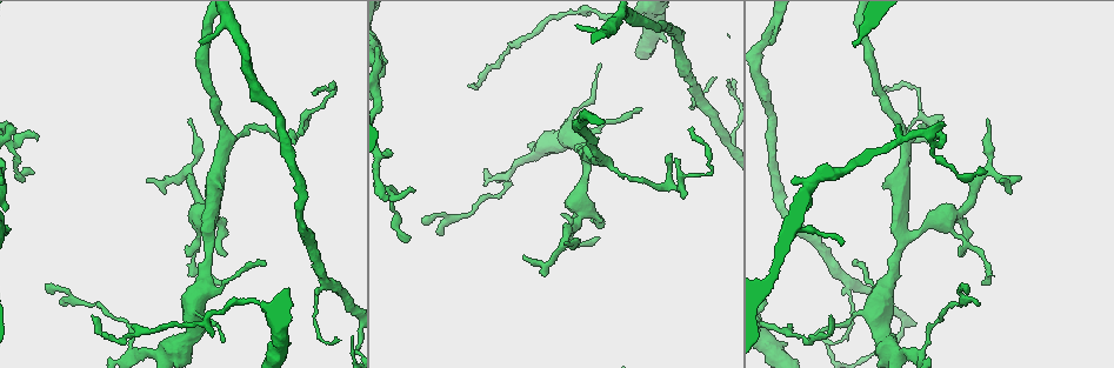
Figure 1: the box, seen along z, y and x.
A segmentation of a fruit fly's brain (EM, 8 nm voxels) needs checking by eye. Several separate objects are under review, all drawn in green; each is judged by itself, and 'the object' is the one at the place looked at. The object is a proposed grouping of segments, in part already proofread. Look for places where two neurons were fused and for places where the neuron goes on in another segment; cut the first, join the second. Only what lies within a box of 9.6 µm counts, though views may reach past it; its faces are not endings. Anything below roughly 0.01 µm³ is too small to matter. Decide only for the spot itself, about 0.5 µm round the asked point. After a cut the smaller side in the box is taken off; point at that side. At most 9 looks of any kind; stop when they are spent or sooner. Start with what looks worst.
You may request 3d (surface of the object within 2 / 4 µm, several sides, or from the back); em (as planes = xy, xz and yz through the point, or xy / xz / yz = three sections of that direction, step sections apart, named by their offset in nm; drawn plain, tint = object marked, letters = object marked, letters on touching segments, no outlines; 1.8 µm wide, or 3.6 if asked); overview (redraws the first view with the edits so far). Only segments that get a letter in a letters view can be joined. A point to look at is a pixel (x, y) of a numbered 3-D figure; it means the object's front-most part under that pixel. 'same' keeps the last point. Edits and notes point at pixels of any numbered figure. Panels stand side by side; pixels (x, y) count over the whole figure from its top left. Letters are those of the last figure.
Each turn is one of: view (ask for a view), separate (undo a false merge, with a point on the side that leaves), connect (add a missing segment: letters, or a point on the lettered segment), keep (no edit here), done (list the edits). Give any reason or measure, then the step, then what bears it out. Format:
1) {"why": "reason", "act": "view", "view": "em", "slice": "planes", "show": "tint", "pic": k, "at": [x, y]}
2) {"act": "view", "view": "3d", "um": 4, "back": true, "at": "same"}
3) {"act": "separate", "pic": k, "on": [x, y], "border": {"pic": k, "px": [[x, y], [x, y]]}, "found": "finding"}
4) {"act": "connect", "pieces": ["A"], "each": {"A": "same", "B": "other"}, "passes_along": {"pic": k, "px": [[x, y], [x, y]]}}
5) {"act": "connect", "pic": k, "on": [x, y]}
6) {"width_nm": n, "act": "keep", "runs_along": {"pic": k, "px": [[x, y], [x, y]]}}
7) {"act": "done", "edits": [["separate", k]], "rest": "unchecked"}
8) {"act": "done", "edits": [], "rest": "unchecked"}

{"why": "free end", "act": "view", "view": "em", "slice": "planes", "show": "letters", "pic": 1, "at": [93, 316]}

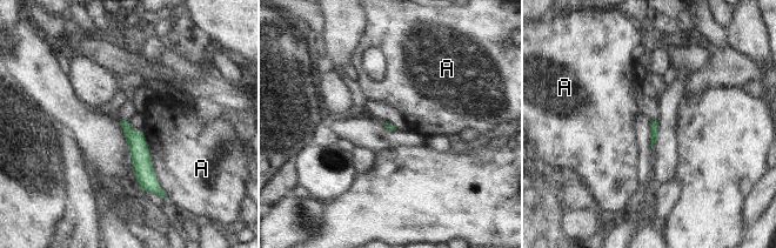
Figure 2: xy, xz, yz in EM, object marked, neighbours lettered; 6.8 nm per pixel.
{"act": "keep", "each": {"A": "other"}, "border": {"pic": 2, "px": [[141, 128], [154, 178], [167, 195]]}, "found": "none of them fits"}

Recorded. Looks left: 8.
{"why": "tapers out", "act": "view", "view": "3d", "um": 4, "pic": 1, "at": [36, 139]}

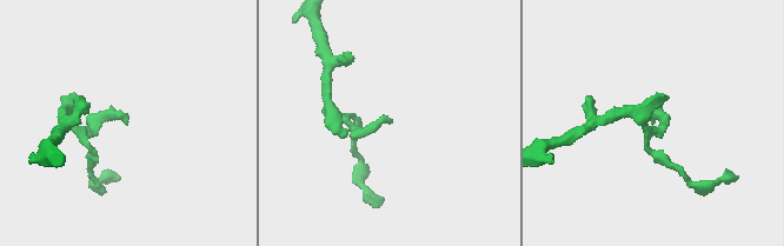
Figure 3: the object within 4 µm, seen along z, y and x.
{"act": "view", "view": "em", "slice": "planes", "show": "letters", "pic": 3, "at": [392, 123]}

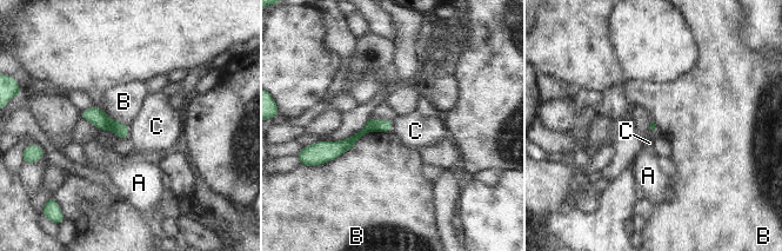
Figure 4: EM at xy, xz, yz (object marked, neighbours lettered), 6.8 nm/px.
{"act": "keep", "each": {"A": "other", "B": "other", "C": "other"}, "found": "none of them fits"}

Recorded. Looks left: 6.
{"why": "arms part here", "act": "view", "view": "em", "slice": "yz", "step": 8, "show": "tint", "pic": 1, "at": [667, 183]}

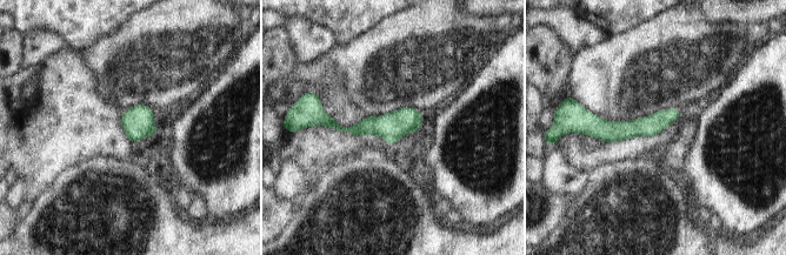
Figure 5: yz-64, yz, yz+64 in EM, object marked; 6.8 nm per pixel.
{"act": "view", "view": "em", "slice": "planes", "show": "letters", "at": "same"}

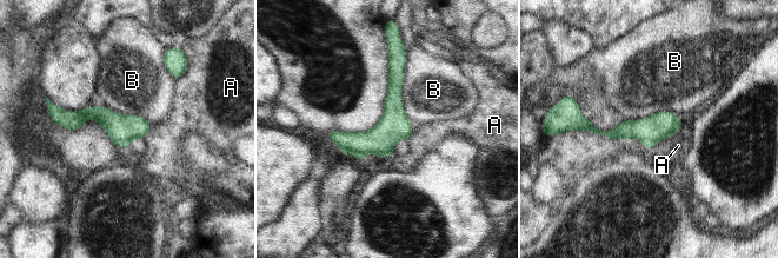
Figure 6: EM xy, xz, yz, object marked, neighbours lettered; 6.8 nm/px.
{"act": "keep", "each": {"A": "other", "B": "other"}, "border": {"pic": 6, "px": [[405, 52], [400, 101], [414, 127]]}, "found": "continuous, no second neuron"}

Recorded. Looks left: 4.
{"why": "branch stops here", "act": "view", "view": "em", "slice": "yz", "step": 4, "show": "plain", "pic": 1, "at": [964, 254]}

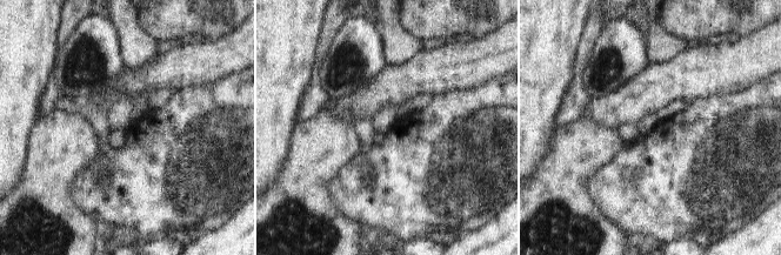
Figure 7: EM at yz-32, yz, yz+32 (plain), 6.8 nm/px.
{"act": "view", "view": "em", "slice": "yz", "step": 4, "show": "letters", "at": "same"}

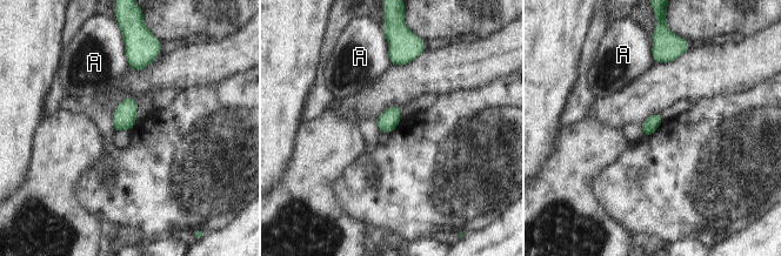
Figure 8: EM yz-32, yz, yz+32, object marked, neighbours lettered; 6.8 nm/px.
{"longest_contact_nm": ["A", 160], "act": "keep", "each": {"A": "other"}, "border": {"pic": 8, "px": [[124, 46], [126, 61], [129, 67]]}, "found": "no lettered segment goes on from it"}

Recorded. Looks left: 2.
{"act": "done", "edits": [], "rest": "unchecked"}

